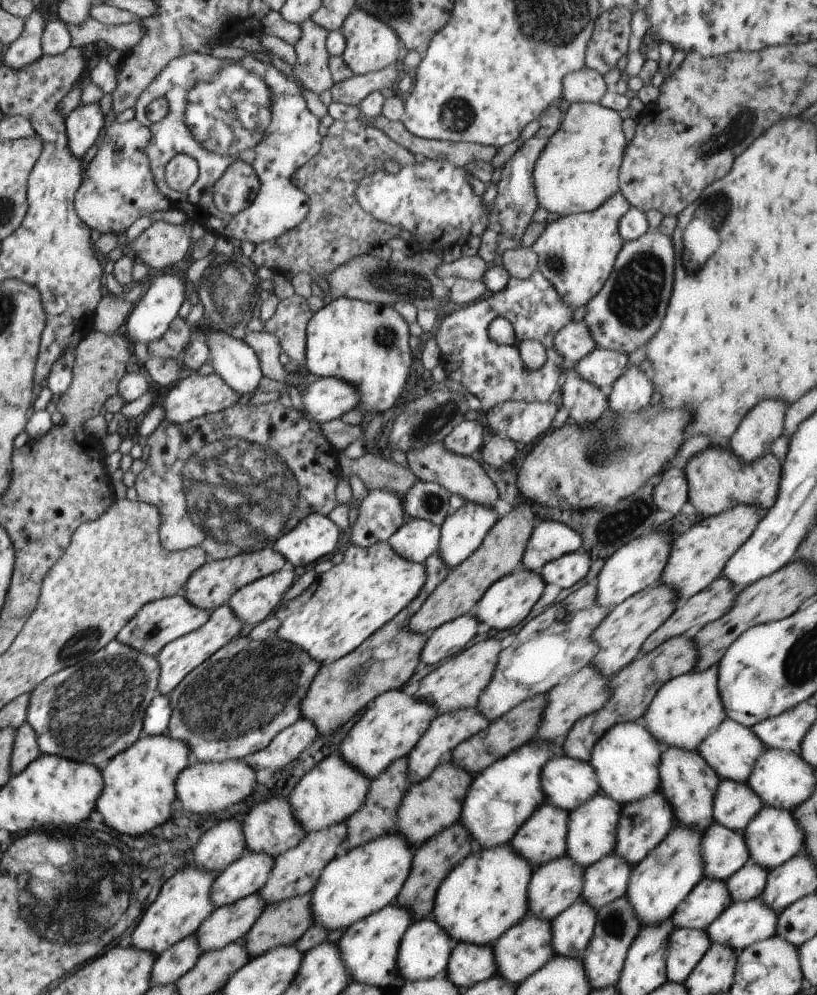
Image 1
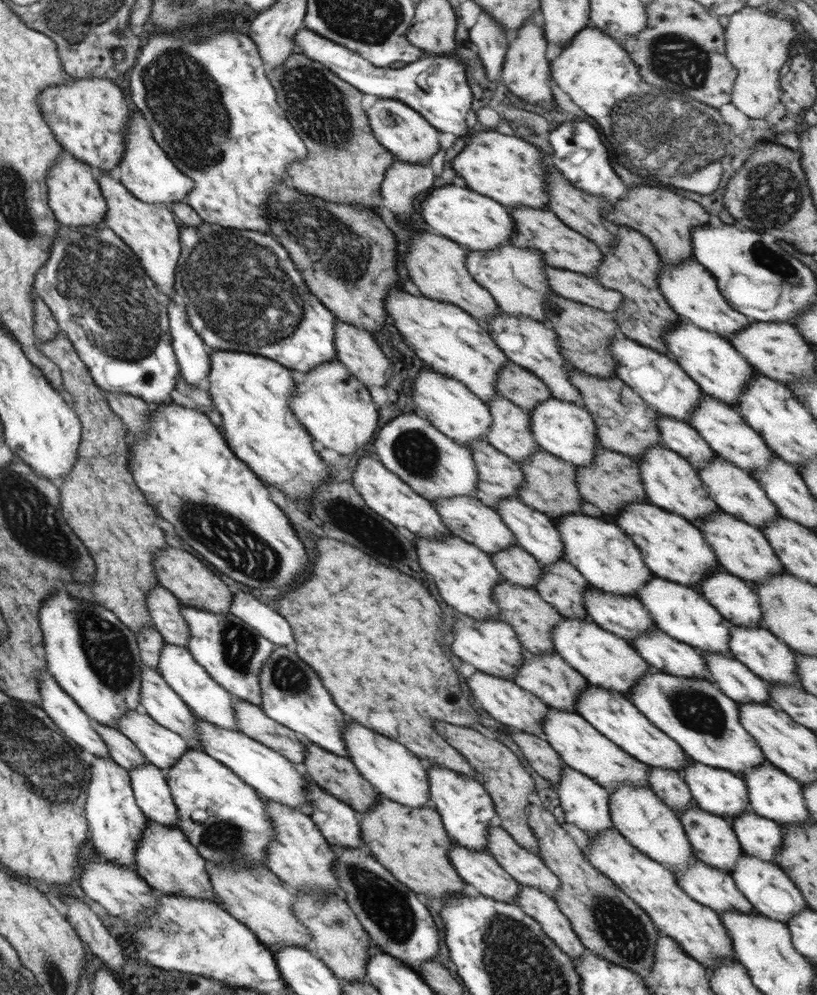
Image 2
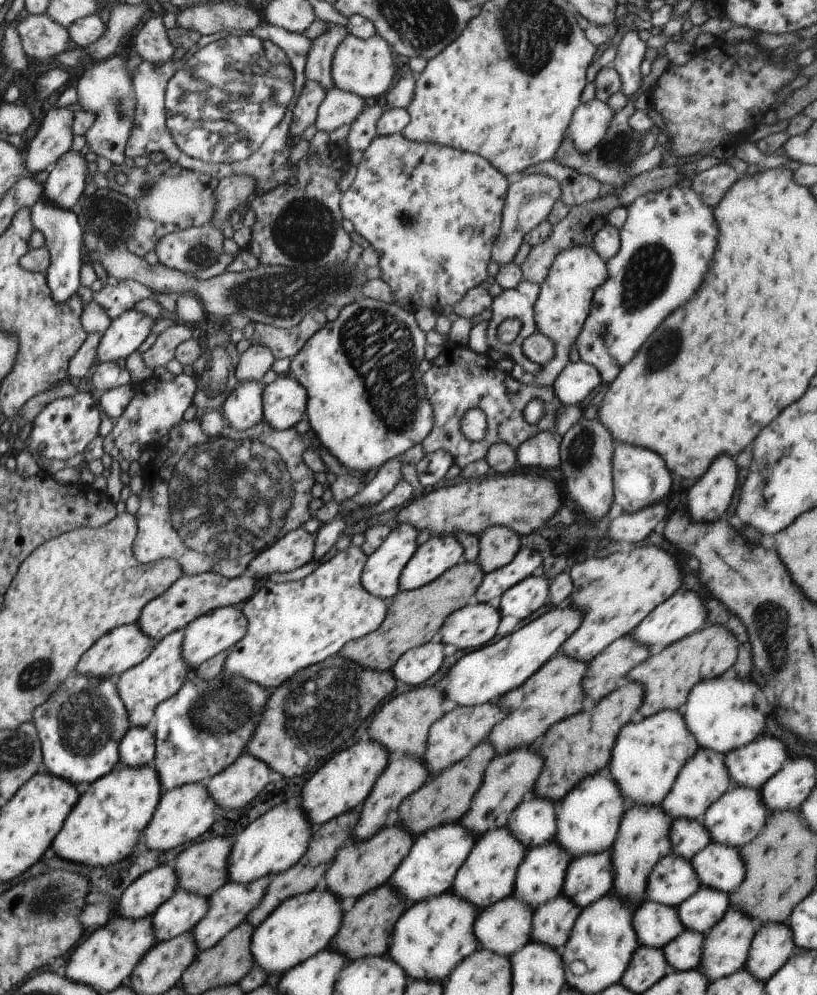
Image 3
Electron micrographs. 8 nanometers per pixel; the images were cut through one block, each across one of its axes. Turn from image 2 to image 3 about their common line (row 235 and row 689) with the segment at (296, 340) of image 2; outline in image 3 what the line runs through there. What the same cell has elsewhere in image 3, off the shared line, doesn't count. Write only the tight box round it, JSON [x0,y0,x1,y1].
[152,672,273,790]

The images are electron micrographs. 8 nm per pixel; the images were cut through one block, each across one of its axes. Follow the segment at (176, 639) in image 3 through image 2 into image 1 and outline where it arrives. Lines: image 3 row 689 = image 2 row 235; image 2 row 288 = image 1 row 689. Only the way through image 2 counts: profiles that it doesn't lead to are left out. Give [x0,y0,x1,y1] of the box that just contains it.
[157,604,242,695]

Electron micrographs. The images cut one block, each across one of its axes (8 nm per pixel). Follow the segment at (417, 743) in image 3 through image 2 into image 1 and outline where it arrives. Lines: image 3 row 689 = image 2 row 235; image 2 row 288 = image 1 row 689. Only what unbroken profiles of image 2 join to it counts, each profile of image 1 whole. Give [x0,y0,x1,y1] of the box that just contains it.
[414,637,503,714]

